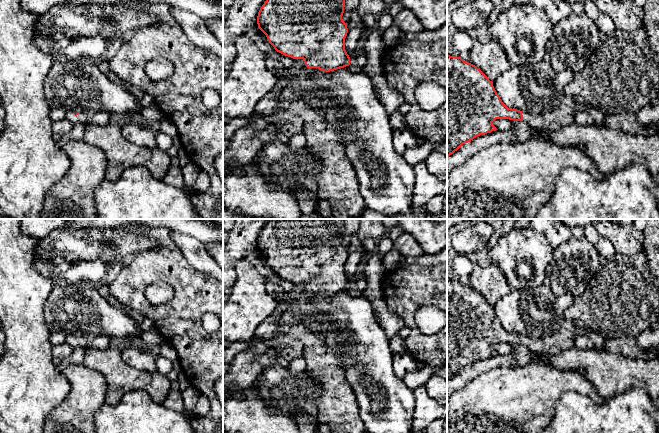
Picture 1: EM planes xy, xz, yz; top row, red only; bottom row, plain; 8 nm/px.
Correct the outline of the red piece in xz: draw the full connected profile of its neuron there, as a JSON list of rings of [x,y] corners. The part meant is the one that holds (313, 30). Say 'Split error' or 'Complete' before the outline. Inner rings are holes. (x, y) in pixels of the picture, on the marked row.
Split error. [[[266,0],[257,16],[258,28],[274,49],[293,59],[302,59],[313,74],[350,65],[345,50],[347,23],[342,19],[345,0]]]

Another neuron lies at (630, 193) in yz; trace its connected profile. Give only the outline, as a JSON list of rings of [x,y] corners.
[[[642,165],[619,169],[601,180],[570,167],[561,172],[549,202],[541,206],[535,219],[659,219],[659,185]]]

